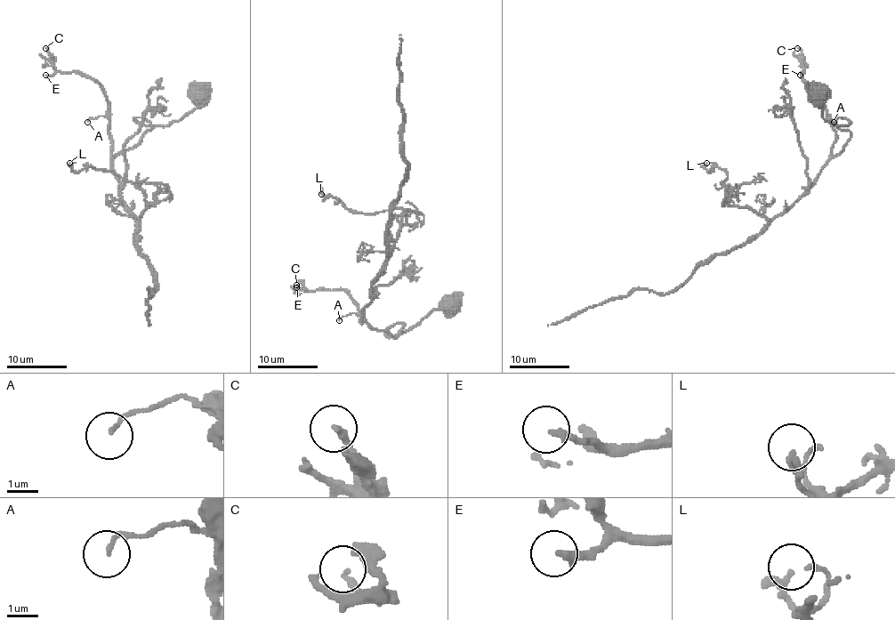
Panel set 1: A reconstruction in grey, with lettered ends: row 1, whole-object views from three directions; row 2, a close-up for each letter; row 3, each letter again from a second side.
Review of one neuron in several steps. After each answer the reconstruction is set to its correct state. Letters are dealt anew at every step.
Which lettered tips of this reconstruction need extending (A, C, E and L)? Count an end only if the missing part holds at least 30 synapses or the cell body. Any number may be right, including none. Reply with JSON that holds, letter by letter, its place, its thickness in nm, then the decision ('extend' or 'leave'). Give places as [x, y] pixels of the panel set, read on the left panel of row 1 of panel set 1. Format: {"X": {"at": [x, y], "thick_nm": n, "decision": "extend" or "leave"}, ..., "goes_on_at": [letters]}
{"A": {"at": [87, 122], "thick_nm": 110, "decision": "leave"}, "C": {"at": [45, 48], "thick_nm": 190, "decision": "leave"}, "E": {"at": [45, 75], "thick_nm": 220, "decision": "leave"}, "L": {"at": [69, 163], "thick_nm": 240, "decision": "leave"}, "goes_on_at": []}

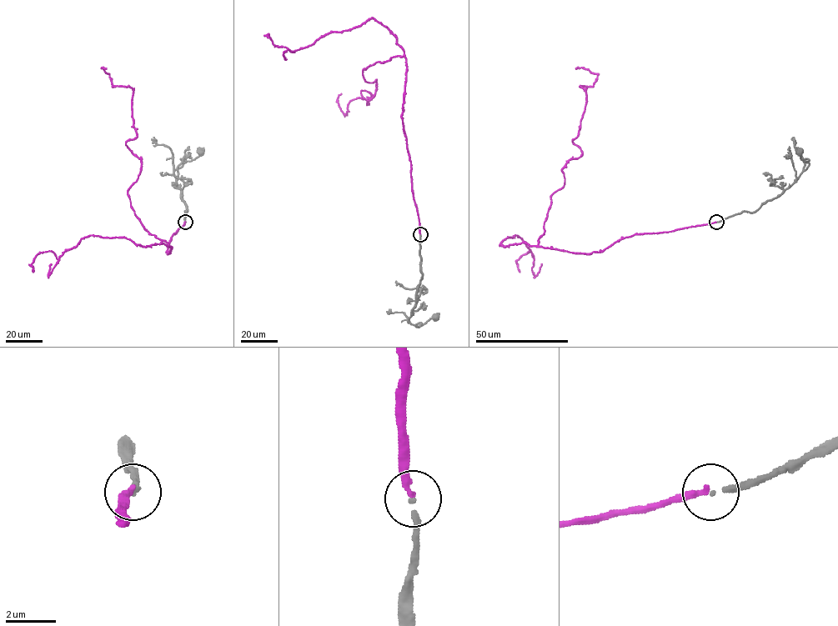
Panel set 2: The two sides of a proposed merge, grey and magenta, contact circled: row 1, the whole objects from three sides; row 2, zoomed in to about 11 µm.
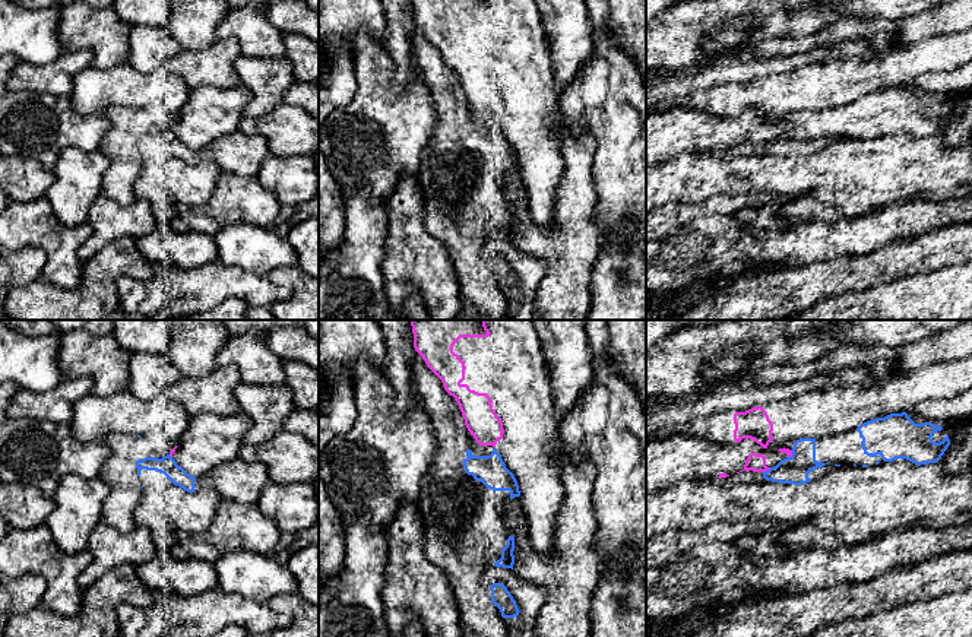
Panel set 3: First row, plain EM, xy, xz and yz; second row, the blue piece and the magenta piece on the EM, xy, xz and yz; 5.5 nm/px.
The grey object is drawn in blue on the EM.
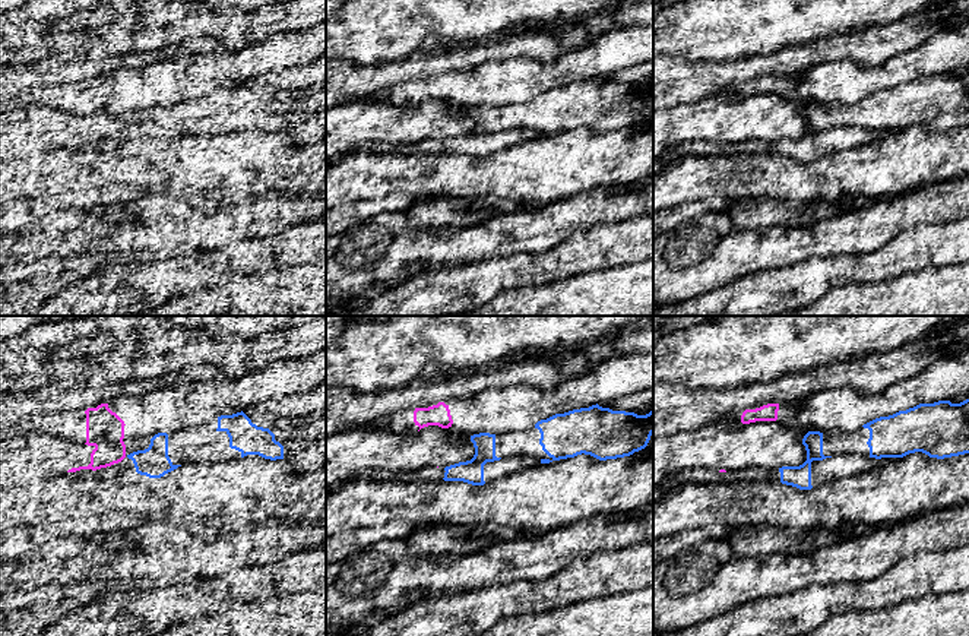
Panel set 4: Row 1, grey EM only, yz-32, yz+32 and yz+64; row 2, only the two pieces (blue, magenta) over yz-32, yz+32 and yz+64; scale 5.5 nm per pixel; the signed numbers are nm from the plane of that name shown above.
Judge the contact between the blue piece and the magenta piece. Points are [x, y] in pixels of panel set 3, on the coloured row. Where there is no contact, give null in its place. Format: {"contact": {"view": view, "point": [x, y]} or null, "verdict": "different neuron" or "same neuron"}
{"contact": {"view": "yz", "point": [766, 471]}, "verdict": "same neuron"}

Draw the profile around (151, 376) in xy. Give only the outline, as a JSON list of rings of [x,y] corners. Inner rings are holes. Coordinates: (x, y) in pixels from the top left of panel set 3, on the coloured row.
[[[134,354],[130,358],[130,393],[140,400],[165,396],[167,389],[181,377],[168,354]]]

